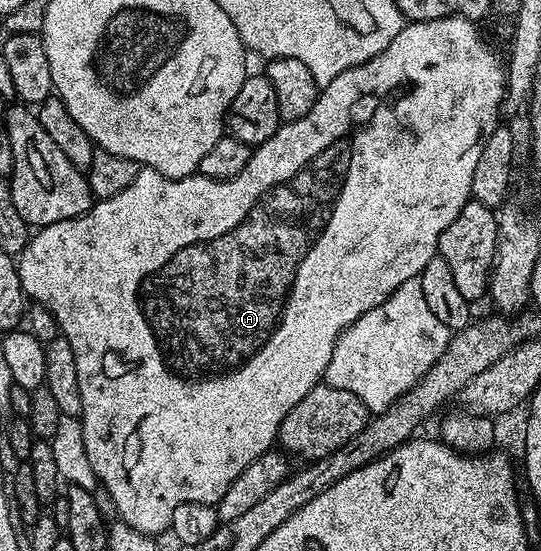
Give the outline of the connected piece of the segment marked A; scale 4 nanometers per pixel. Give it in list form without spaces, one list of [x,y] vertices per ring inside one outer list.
[[[442,17],[432,21],[413,21],[404,24],[403,29],[397,31],[397,35],[393,35],[390,43],[383,47],[381,55],[373,55],[373,59],[369,59],[357,67],[349,67],[349,71],[341,71],[341,75],[337,75],[337,79],[333,79],[333,83],[322,86],[317,103],[313,103],[309,115],[305,115],[296,121],[280,124],[279,129],[268,141],[254,146],[249,163],[245,163],[245,171],[241,171],[241,175],[237,175],[228,181],[218,181],[198,175],[166,177],[152,169],[140,168],[137,179],[133,179],[133,183],[129,183],[129,187],[125,187],[125,191],[121,191],[121,195],[113,195],[104,201],[96,200],[91,208],[86,213],[82,213],[80,217],[42,226],[36,232],[39,234],[36,237],[34,234],[28,240],[23,252],[17,257],[21,287],[24,294],[32,302],[45,306],[56,317],[60,334],[69,343],[69,347],[73,347],[73,355],[77,359],[77,383],[81,383],[81,407],[83,408],[81,420],[85,452],[98,484],[105,491],[109,491],[109,495],[113,495],[118,520],[129,523],[129,527],[133,527],[142,533],[160,535],[159,533],[166,534],[168,532],[173,519],[173,511],[177,511],[177,507],[181,507],[181,503],[205,503],[206,505],[218,506],[219,501],[225,495],[225,491],[229,491],[233,479],[237,479],[237,475],[241,475],[241,471],[245,471],[245,467],[249,467],[249,463],[253,463],[253,459],[257,459],[262,453],[268,452],[276,444],[279,428],[285,419],[285,415],[289,415],[289,411],[293,411],[293,407],[297,407],[297,403],[301,403],[301,399],[305,399],[305,395],[309,395],[309,391],[313,391],[313,387],[323,381],[323,373],[329,367],[329,359],[333,359],[333,347],[343,330],[348,329],[365,311],[373,311],[373,307],[385,303],[385,299],[389,299],[389,295],[393,295],[393,291],[397,291],[397,287],[401,287],[401,283],[418,277],[425,267],[425,263],[429,263],[429,259],[437,256],[439,240],[445,231],[445,227],[449,227],[449,223],[453,223],[453,219],[457,219],[457,215],[461,215],[461,207],[465,207],[467,202],[472,200],[473,171],[477,171],[477,159],[481,159],[481,151],[485,151],[485,143],[489,139],[489,135],[493,135],[493,131],[500,128],[501,125],[499,113],[501,117],[501,106],[504,104],[507,91],[505,61],[503,57],[499,58],[495,54],[494,47],[479,34],[479,28],[480,26],[476,22],[468,21],[466,17]]]

